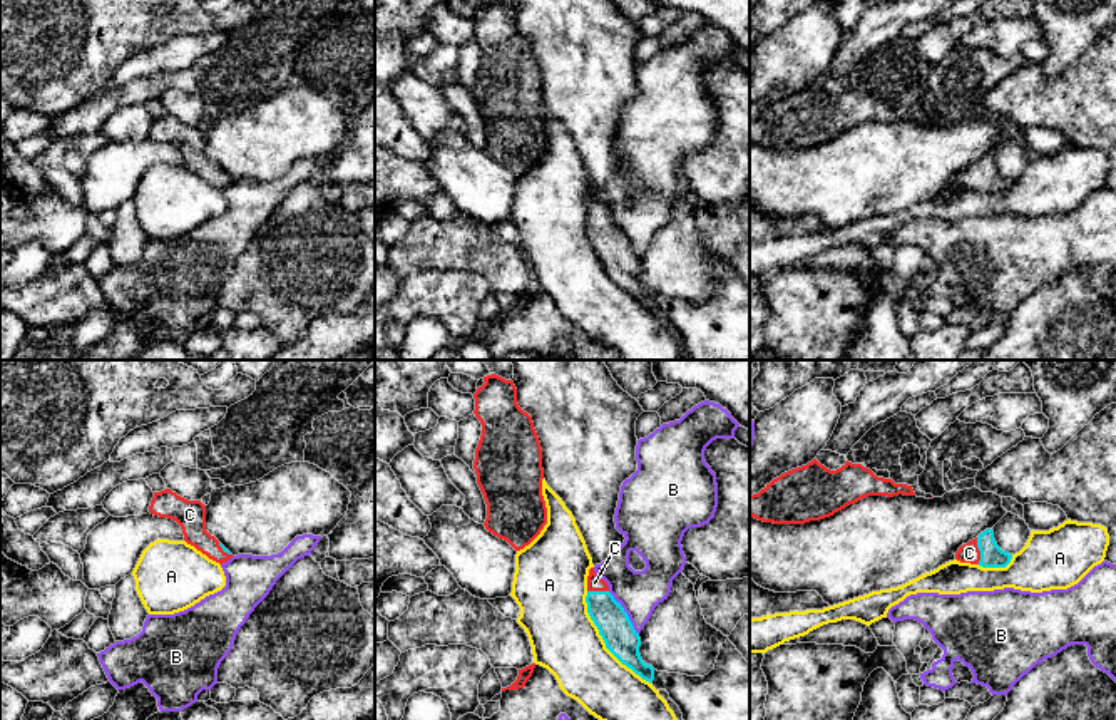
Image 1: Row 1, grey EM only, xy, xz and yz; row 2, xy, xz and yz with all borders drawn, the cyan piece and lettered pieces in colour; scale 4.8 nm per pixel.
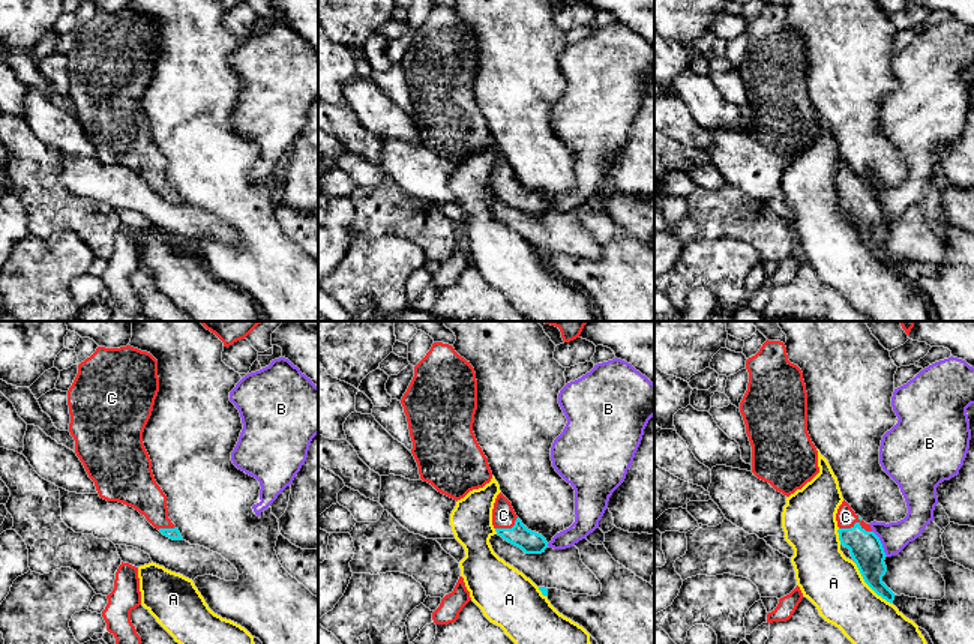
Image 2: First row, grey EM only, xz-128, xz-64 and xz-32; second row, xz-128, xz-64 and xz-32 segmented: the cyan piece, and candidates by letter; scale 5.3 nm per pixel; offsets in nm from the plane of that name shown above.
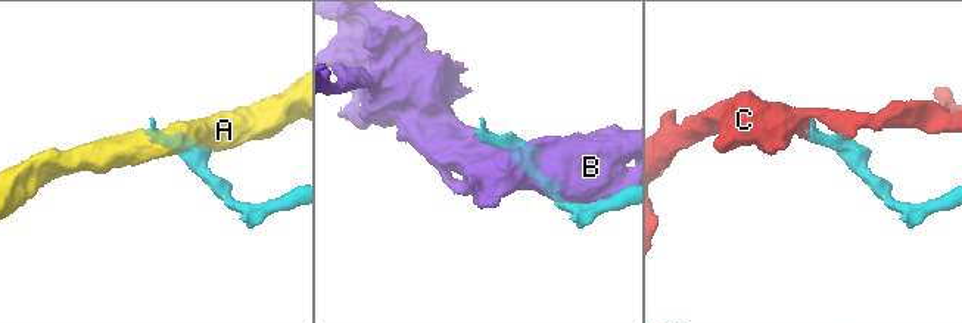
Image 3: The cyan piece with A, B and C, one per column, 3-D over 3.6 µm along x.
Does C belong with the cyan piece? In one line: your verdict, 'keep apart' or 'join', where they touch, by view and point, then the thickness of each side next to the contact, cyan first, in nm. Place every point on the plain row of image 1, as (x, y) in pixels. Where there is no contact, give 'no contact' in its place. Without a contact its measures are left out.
join; contact yz (979, 174); calibres 110 and 100 nm

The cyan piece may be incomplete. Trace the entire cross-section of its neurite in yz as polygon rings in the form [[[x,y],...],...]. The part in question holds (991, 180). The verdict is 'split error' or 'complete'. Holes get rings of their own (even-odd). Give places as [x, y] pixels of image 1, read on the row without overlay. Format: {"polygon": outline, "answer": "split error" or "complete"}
{"polygon": [[[985,154],[975,164],[960,171],[955,177],[955,184],[982,193],[1006,193],[1011,188],[1012,179],[997,171],[992,154]]], "answer": "split error"}

